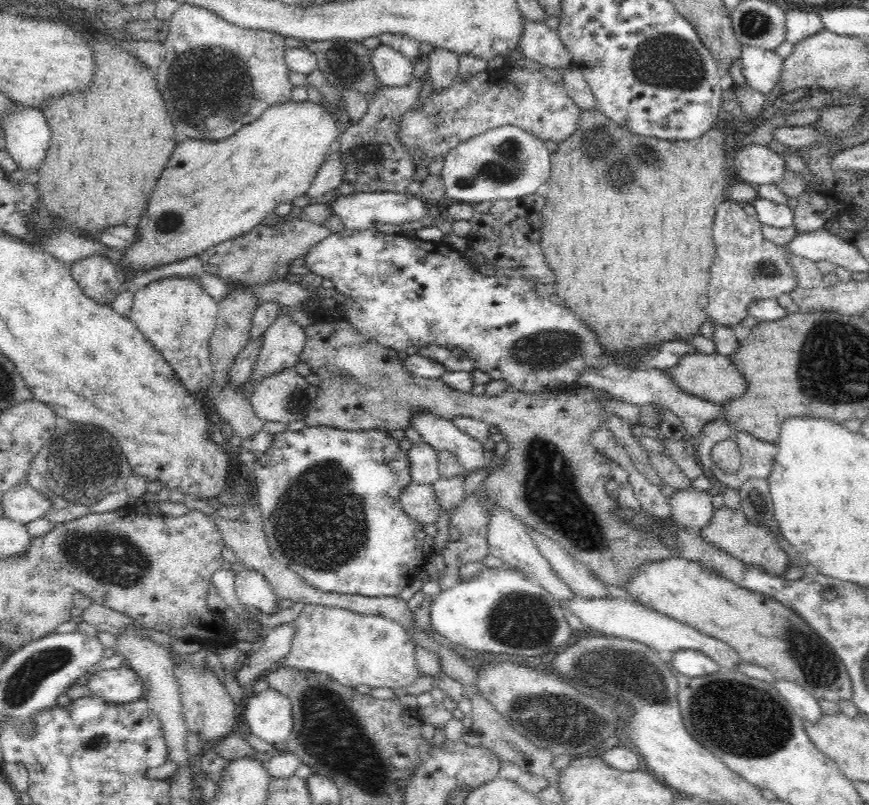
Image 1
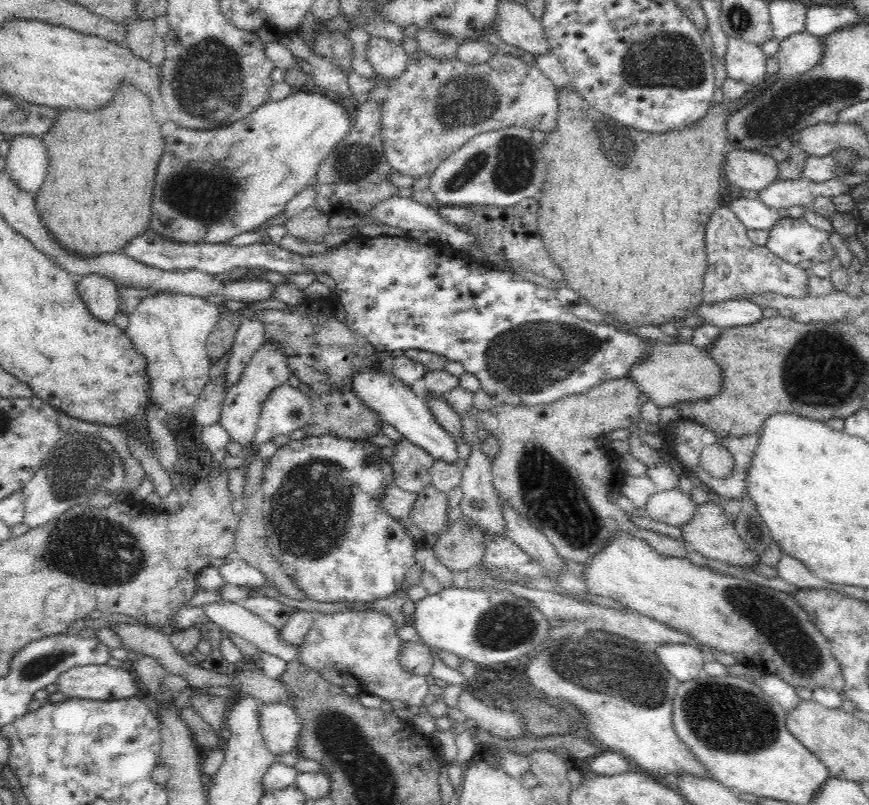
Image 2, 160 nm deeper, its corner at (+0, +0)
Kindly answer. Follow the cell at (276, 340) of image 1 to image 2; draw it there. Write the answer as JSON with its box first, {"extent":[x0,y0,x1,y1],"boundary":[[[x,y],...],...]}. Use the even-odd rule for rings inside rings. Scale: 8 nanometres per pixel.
{"extent":[218,340,290,451],"boundary":[[[272,340],[270,343],[261,345],[248,362],[247,368],[244,368],[244,375],[238,380],[238,384],[234,384],[227,390],[222,410],[220,410],[218,424],[228,432],[230,442],[238,443],[243,451],[251,448],[264,402],[278,386],[287,383],[290,375],[287,358],[281,352],[280,347],[276,347]]]}

